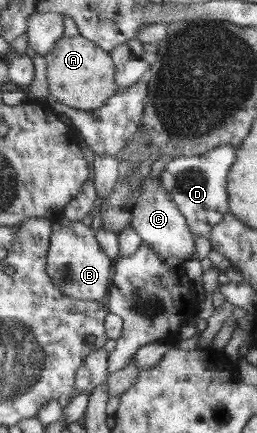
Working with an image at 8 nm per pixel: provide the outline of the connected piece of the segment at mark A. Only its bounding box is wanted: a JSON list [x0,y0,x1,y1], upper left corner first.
[45,36,119,111]

